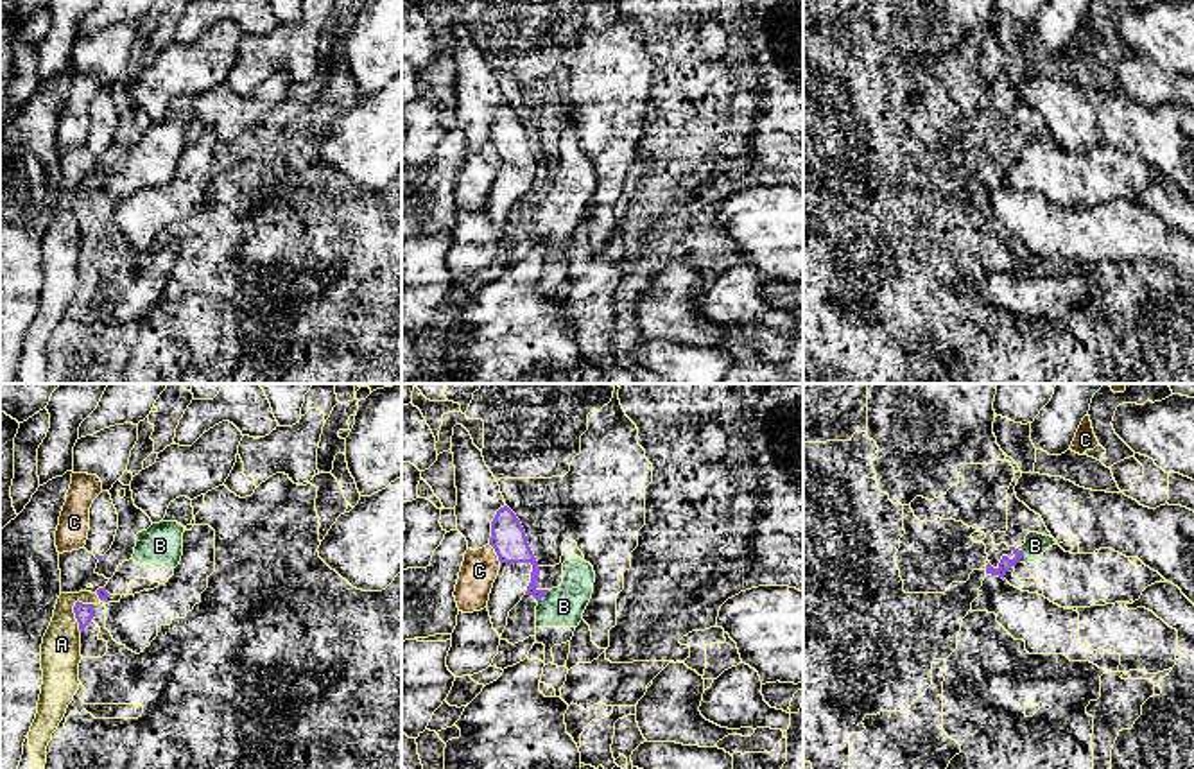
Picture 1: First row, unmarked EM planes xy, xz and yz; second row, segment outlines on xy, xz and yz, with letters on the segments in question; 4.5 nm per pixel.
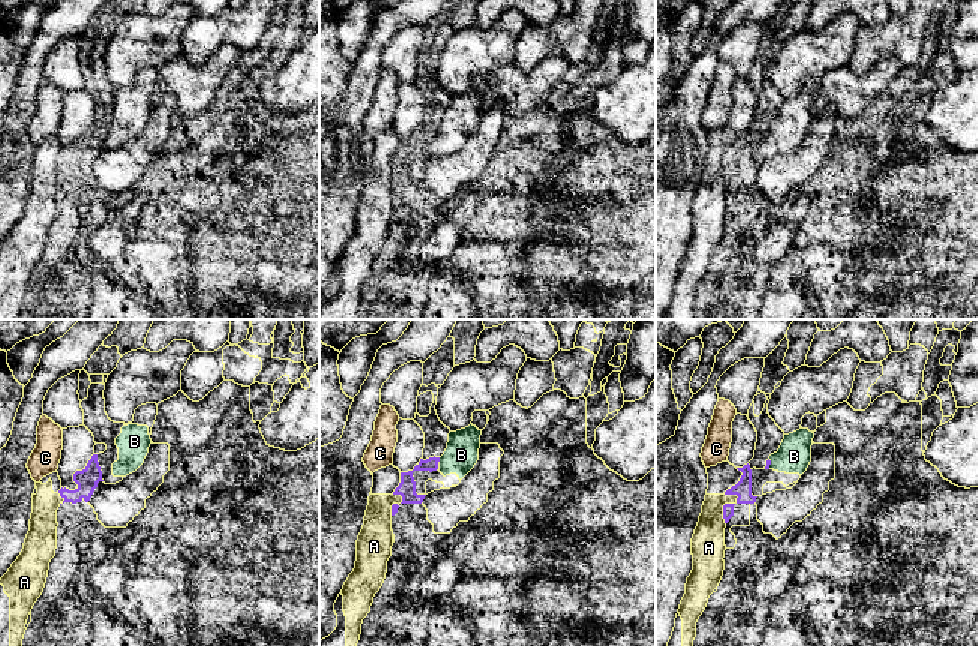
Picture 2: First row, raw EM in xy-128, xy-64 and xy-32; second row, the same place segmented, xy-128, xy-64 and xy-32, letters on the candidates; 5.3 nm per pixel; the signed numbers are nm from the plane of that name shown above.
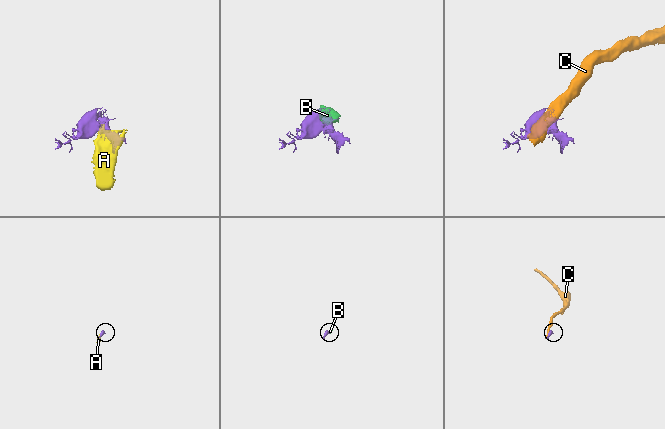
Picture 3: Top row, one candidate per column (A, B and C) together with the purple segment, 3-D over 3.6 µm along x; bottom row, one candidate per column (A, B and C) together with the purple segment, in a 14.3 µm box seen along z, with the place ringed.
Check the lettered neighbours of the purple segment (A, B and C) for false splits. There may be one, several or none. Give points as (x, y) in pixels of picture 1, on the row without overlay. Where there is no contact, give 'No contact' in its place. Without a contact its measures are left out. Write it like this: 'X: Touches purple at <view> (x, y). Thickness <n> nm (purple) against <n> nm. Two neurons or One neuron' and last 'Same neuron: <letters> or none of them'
A: Touches purple at xy (76, 214). Thickness 80 nm (purple) against 180 nm. Two neurons
B: Touches purple at yz (1020, 153). Thickness 60 nm (purple) against 100 nm. Two neurons
C: Touches purple at xz (495, 149). Thickness 160 nm (purple) against 160 nm. Two neurons
Same neuron: none of them

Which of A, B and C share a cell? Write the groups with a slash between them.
A / B / C

